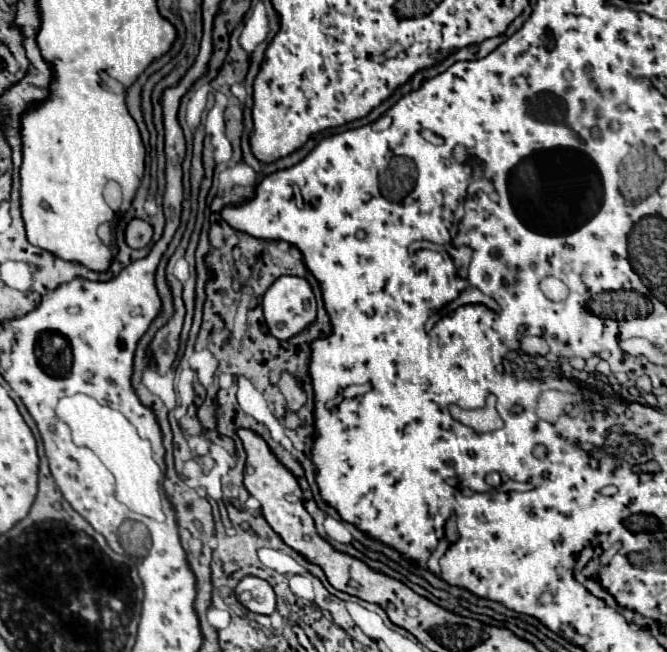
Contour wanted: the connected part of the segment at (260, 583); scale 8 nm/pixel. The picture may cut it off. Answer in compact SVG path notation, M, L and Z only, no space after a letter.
M245 576L237 588L237 600L257 614L273 614L275 612L275 592L273 588L257 576Z

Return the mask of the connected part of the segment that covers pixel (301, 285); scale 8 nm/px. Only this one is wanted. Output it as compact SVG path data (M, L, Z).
M281 276L265 292L263 312L265 312L267 326L275 338L287 340L291 336L297 336L299 332L303 332L303 328L313 324L315 316L317 316L317 302L315 302L315 294L311 290L311 284L301 276Z

